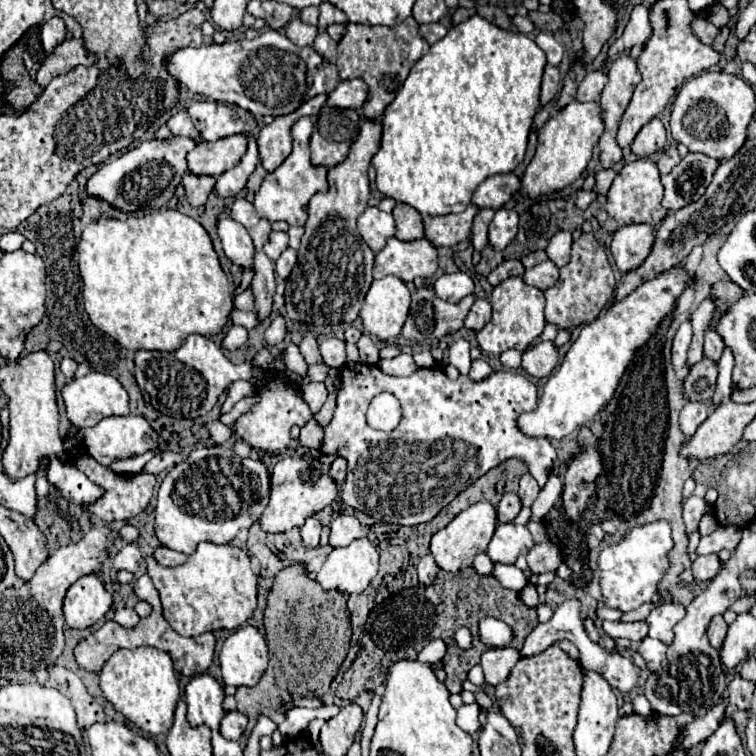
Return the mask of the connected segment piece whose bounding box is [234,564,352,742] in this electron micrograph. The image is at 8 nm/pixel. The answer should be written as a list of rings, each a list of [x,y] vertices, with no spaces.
[[[300,564],[276,574],[264,612],[270,666],[256,686],[238,688],[234,694],[238,710],[248,718],[242,742],[248,740],[260,714],[280,724],[286,718],[286,714],[280,712],[282,704],[304,696],[322,696],[330,690],[330,682],[336,678],[350,648],[352,628],[346,600],[346,594],[338,590],[326,592],[318,582],[304,578],[304,566]]]

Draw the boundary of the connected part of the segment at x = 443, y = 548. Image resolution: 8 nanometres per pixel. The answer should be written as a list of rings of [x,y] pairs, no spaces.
[[[476,502],[470,508],[462,510],[446,528],[436,532],[430,540],[430,554],[442,570],[458,572],[472,566],[476,554],[482,554],[490,544],[490,538],[496,530],[496,508],[490,502]]]

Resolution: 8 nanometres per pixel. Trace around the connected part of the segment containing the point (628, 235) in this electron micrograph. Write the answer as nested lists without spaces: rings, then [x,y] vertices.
[[[630,224],[618,228],[610,242],[610,254],[618,270],[624,274],[638,268],[650,254],[654,238],[656,232],[648,224]]]

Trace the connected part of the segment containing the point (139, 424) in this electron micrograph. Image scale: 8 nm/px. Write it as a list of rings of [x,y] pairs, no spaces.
[[[110,416],[110,418],[104,418],[92,428],[82,428],[78,432],[78,440],[82,444],[86,444],[88,454],[98,464],[104,464],[104,466],[108,466],[108,464],[112,464],[116,460],[122,460],[122,458],[144,454],[144,452],[158,446],[156,430],[142,416]]]

